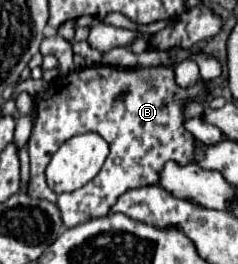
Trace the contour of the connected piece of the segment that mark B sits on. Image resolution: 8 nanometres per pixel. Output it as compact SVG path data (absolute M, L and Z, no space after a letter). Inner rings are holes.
M94 65L94 67L82 67L74 69L68 75L60 77L58 81L50 83L44 95L34 97L34 115L32 115L32 135L28 141L28 153L30 153L30 185L28 195L40 197L56 203L60 211L64 213L64 225L74 227L80 223L86 223L96 217L106 217L118 197L130 189L140 189L146 185L154 185L160 179L160 171L168 161L174 161L178 165L190 165L196 163L196 139L192 133L184 127L184 105L188 101L204 101L208 95L206 83L200 79L194 87L182 89L174 81L174 67L172 65L156 65L156 67L140 67L140 69L122 69L122 67L110 67L110 65ZM120 91L126 91L122 99L118 99ZM80 133L98 133L108 145L110 155L100 169L100 173L82 189L76 189L72 193L54 193L44 179L44 169L56 149L68 141L74 135Z

